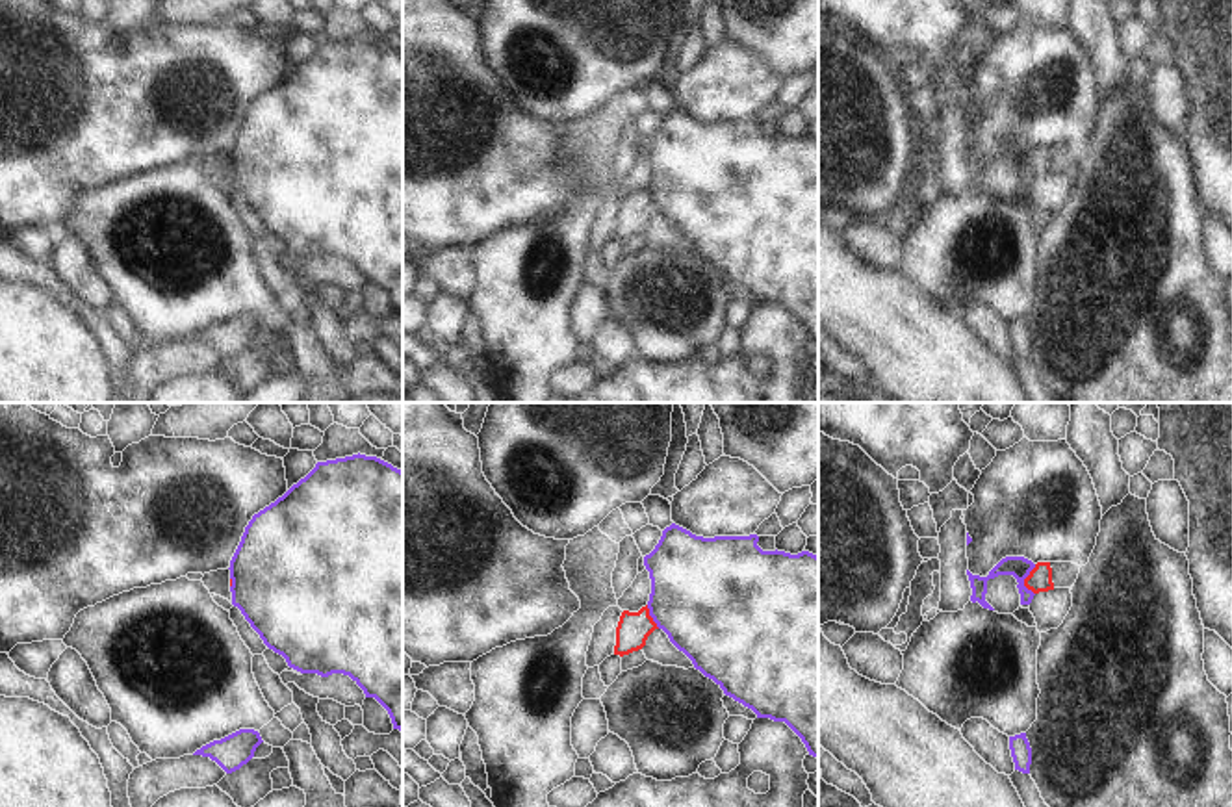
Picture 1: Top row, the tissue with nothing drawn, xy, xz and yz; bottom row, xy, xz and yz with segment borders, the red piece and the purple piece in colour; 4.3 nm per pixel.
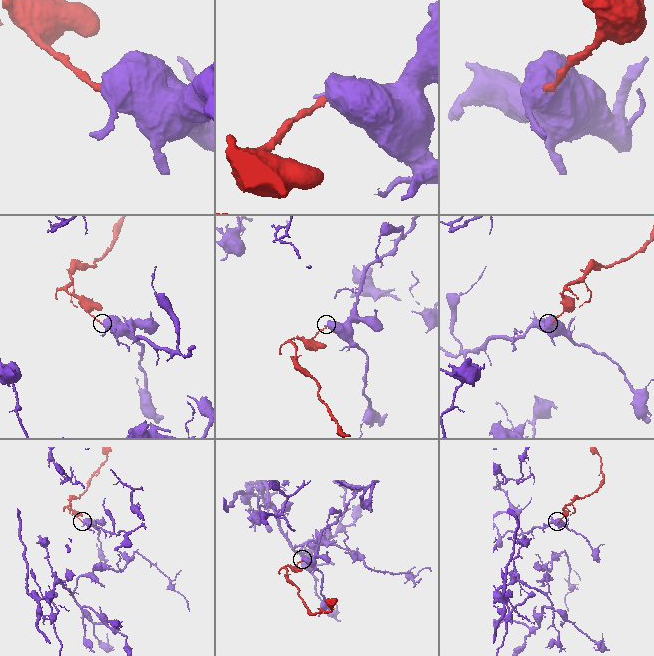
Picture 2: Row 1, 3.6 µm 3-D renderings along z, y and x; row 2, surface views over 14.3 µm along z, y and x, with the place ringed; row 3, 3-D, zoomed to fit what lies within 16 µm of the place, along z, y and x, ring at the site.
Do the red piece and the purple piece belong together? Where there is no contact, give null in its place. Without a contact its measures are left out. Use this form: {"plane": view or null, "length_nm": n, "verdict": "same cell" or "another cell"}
{"plane": "yz", "length_nm": 140, "verdict": "another cell"}

